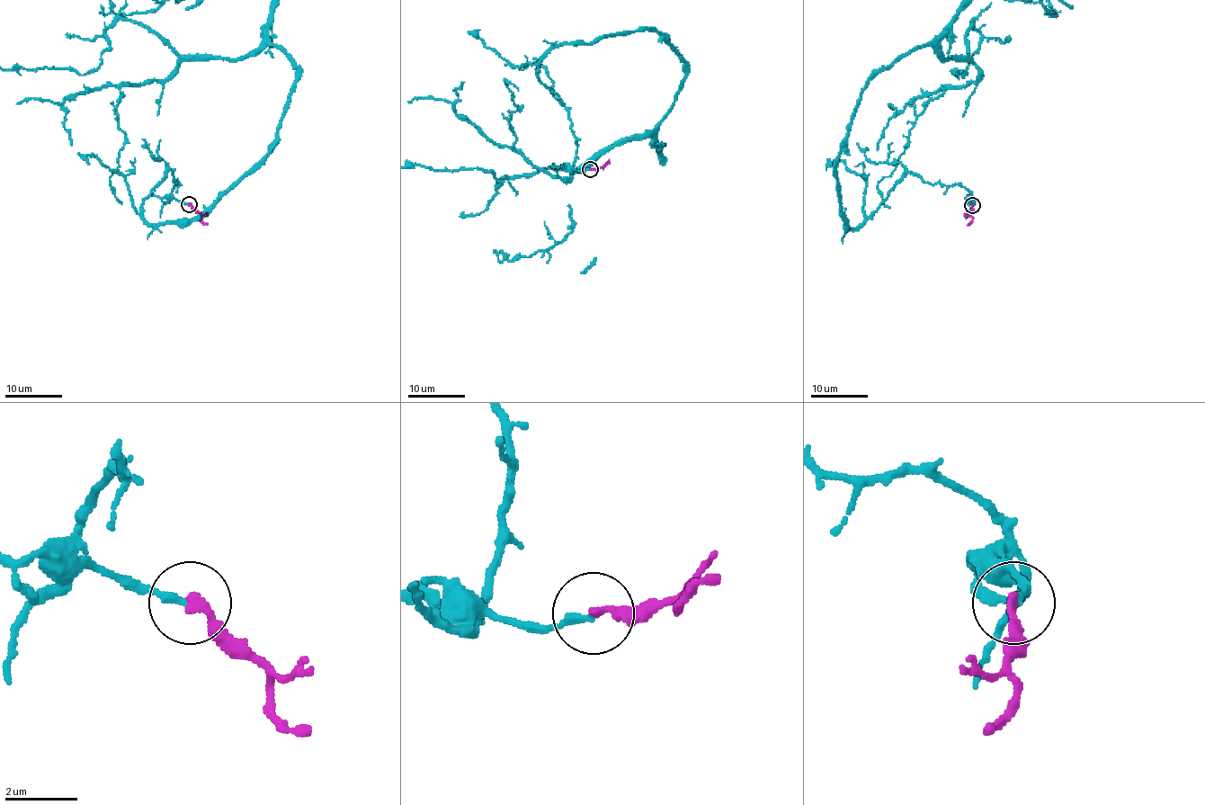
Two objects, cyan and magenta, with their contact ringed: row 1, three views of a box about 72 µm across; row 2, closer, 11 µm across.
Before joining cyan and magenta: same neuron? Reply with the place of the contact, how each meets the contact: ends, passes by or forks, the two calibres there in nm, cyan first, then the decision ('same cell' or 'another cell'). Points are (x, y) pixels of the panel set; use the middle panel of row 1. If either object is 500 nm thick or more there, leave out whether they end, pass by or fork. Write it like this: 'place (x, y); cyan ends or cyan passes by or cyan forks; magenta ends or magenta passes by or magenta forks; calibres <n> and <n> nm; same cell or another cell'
place (590, 169); cyan ends; magenta ends; calibres 200 and 260 nm; another cell

